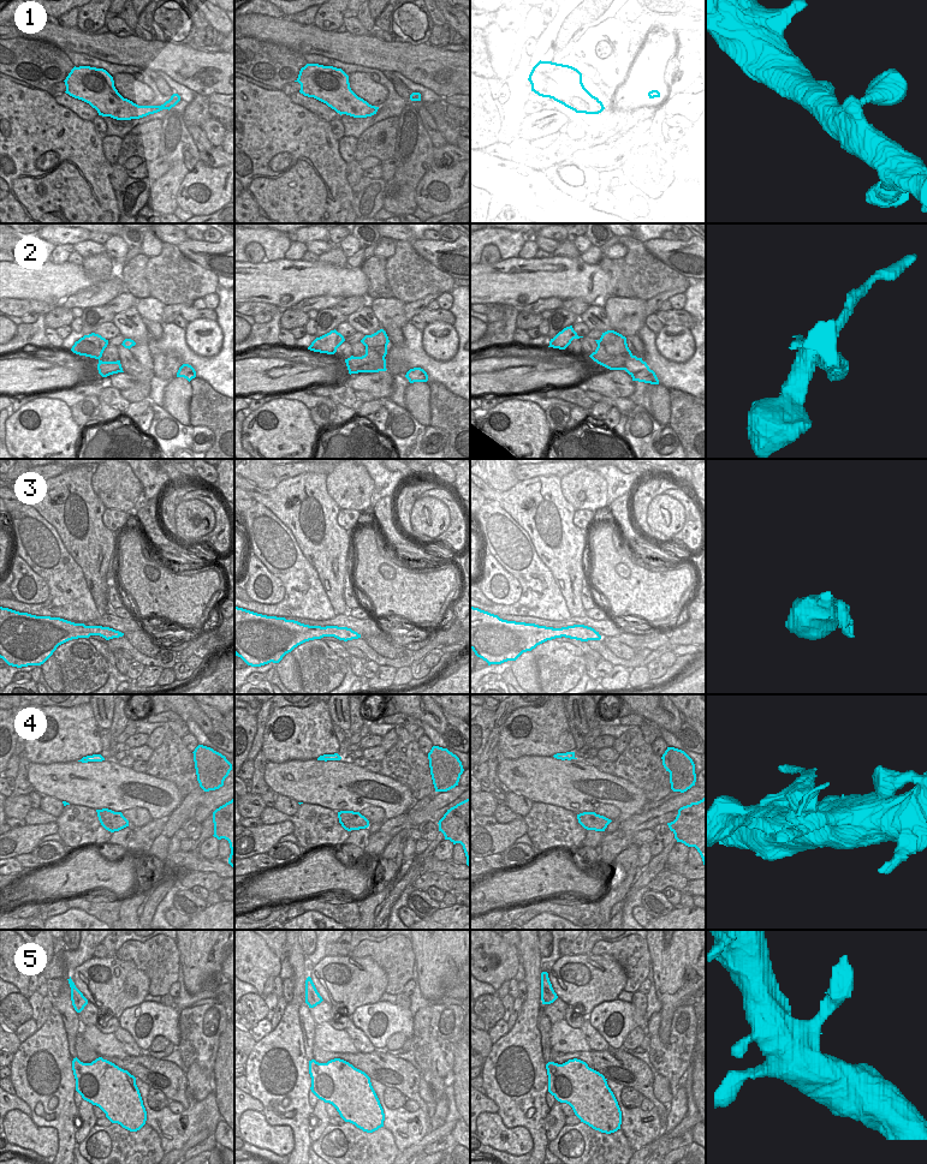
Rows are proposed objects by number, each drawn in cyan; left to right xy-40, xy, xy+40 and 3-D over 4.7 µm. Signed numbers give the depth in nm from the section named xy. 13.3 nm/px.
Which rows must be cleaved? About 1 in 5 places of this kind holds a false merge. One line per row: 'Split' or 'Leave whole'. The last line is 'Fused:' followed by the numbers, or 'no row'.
1: Leave whole
2: Split
3: Leave whole
4: Split
5: Leave whole
Fused: 2, 4.

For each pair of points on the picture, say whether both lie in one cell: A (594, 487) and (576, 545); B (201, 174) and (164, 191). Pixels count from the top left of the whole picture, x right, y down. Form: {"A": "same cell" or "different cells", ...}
{"A": "different cells", "B": "different cells"}

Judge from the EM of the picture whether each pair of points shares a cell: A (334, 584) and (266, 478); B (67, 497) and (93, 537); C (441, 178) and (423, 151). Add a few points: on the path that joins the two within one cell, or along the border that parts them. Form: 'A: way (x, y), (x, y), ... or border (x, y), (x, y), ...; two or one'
A: border (247, 479), (265, 489), (273, 489), (280, 482); two
B: way (72, 507), (77, 514), (78, 523), (83, 527); one
C: border (434, 160), (416, 187); two

